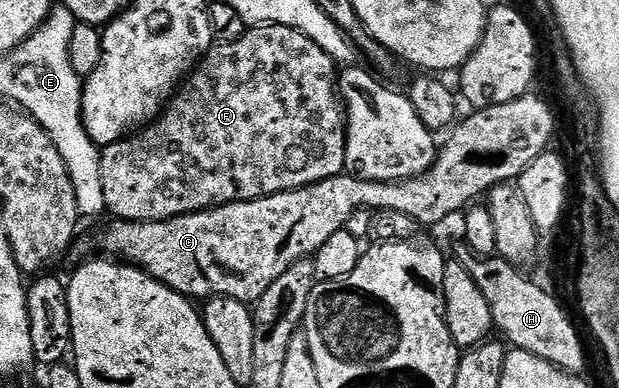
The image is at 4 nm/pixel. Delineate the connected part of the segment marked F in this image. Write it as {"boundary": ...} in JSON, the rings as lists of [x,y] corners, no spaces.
{"boundary":[[[260,24],[248,27],[241,38],[228,44],[212,43],[211,49],[203,53],[202,60],[180,83],[158,120],[102,149],[101,187],[105,190],[107,212],[116,220],[171,220],[174,216],[188,216],[194,212],[203,212],[206,208],[235,204],[239,200],[260,200],[263,196],[297,190],[340,175],[347,162],[347,121],[343,102],[339,99],[336,76],[336,61],[305,33],[289,26]]]}

